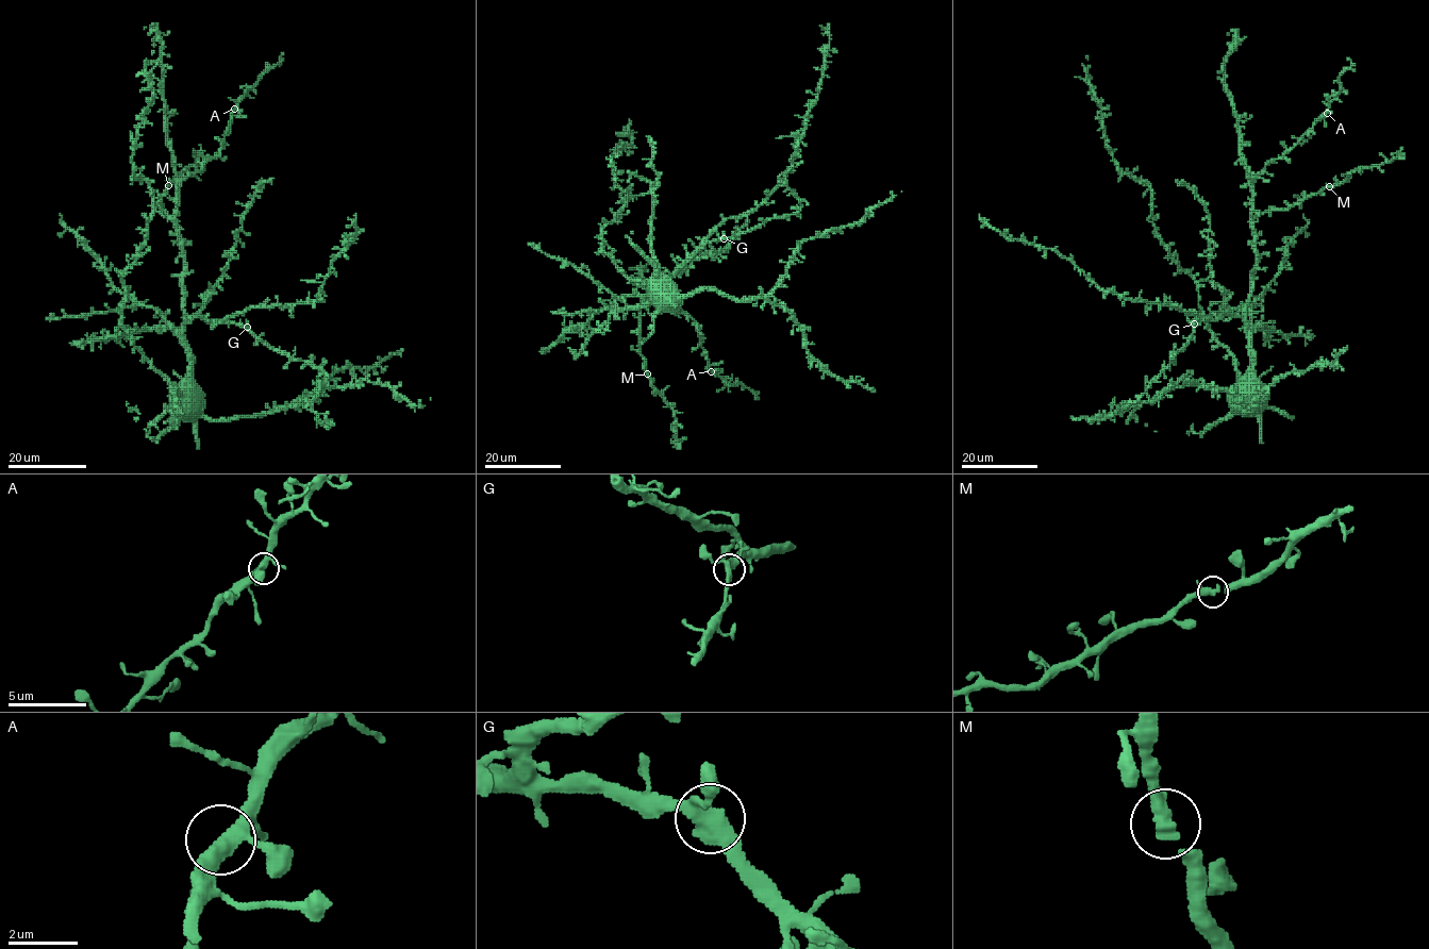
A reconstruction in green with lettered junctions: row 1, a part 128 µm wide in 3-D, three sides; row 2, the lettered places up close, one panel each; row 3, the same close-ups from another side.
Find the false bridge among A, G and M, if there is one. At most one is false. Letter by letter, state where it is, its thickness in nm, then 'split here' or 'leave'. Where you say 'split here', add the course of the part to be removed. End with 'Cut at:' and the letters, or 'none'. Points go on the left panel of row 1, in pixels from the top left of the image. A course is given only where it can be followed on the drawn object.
A: at (234, 109); 360 nm thick; leave
G: at (247, 327); 360 nm thick; leave
M: at (168, 185); 320 nm thick; leave
Cut at: none

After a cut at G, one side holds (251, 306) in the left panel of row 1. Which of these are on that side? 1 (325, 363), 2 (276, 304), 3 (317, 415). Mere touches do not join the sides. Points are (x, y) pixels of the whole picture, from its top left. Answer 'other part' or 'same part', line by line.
1: other part
2: same part
3: other part

